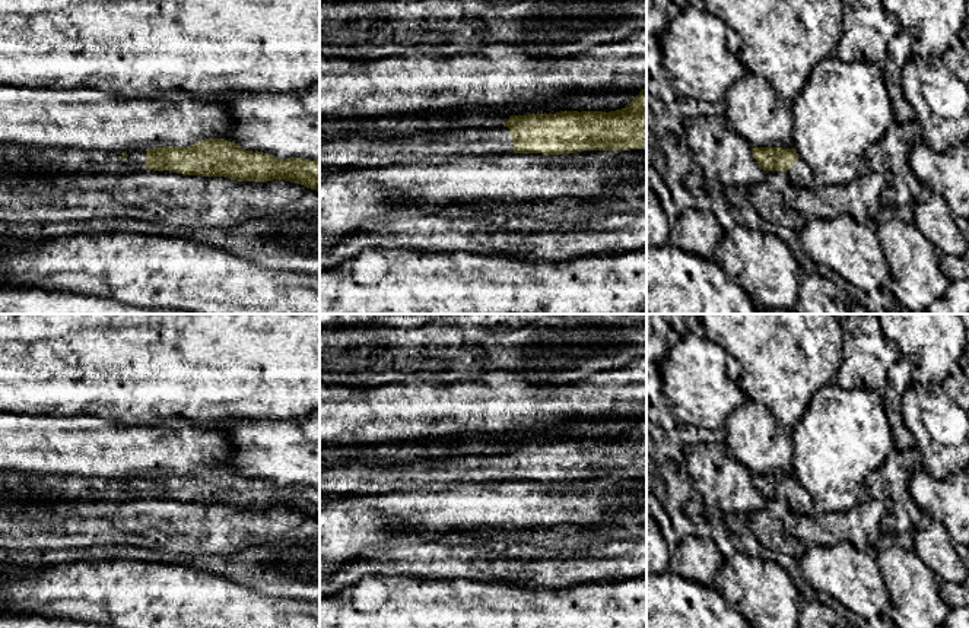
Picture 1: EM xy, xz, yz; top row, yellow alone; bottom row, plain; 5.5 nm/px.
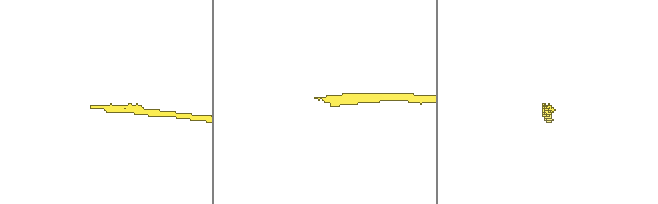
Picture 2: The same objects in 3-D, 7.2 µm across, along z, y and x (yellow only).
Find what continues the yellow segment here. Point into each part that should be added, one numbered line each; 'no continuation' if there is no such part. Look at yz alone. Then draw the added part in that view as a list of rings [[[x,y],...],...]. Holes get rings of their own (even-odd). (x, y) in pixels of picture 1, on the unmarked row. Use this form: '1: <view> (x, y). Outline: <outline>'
1: yz (800, 501). Outline: [[[800,483],[797,489],[785,501],[791,513],[797,513],[797,514],[814,513],[813,498]]]

